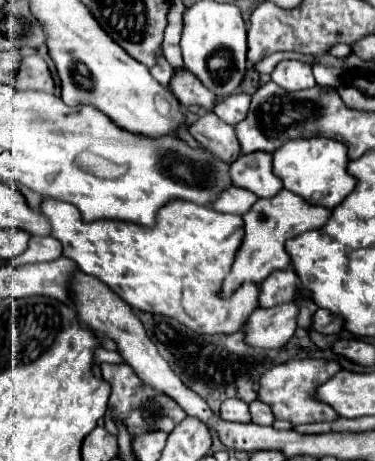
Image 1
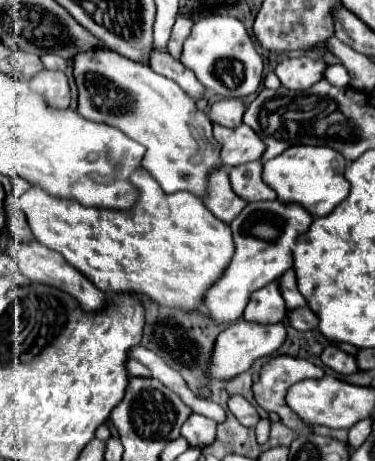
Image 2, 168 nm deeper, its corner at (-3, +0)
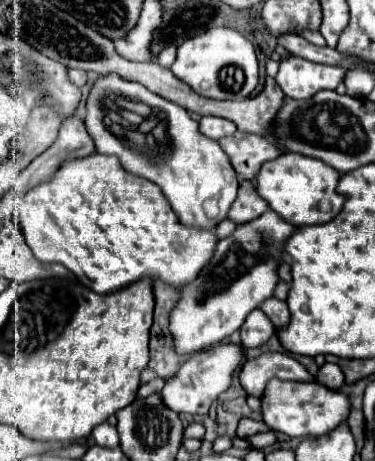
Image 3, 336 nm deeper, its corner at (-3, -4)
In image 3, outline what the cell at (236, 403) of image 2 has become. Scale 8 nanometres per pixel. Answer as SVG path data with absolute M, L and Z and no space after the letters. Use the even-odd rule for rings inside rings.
M242 418L240 424L238 424L238 430L236 430L236 436L238 438L250 438L258 432L266 432L270 430L262 420L250 420L250 418Z

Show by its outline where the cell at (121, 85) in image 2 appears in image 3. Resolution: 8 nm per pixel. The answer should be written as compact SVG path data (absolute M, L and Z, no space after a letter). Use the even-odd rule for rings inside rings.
M100 76L92 86L86 110L88 116L84 122L94 138L96 150L100 154L118 156L124 170L160 186L184 226L212 230L226 218L240 186L238 176L220 144L202 138L202 134L198 134L198 122L194 122L182 106L156 98L156 94L138 86L138 82L126 82L118 76ZM210 198L214 198L220 208L216 218L208 218L202 206Z

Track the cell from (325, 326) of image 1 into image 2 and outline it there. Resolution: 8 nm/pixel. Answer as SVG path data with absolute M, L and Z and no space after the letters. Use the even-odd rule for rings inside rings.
M310 308L288 312L288 322L290 322L290 326L294 326L296 330L302 330L302 332L318 328L318 316Z

